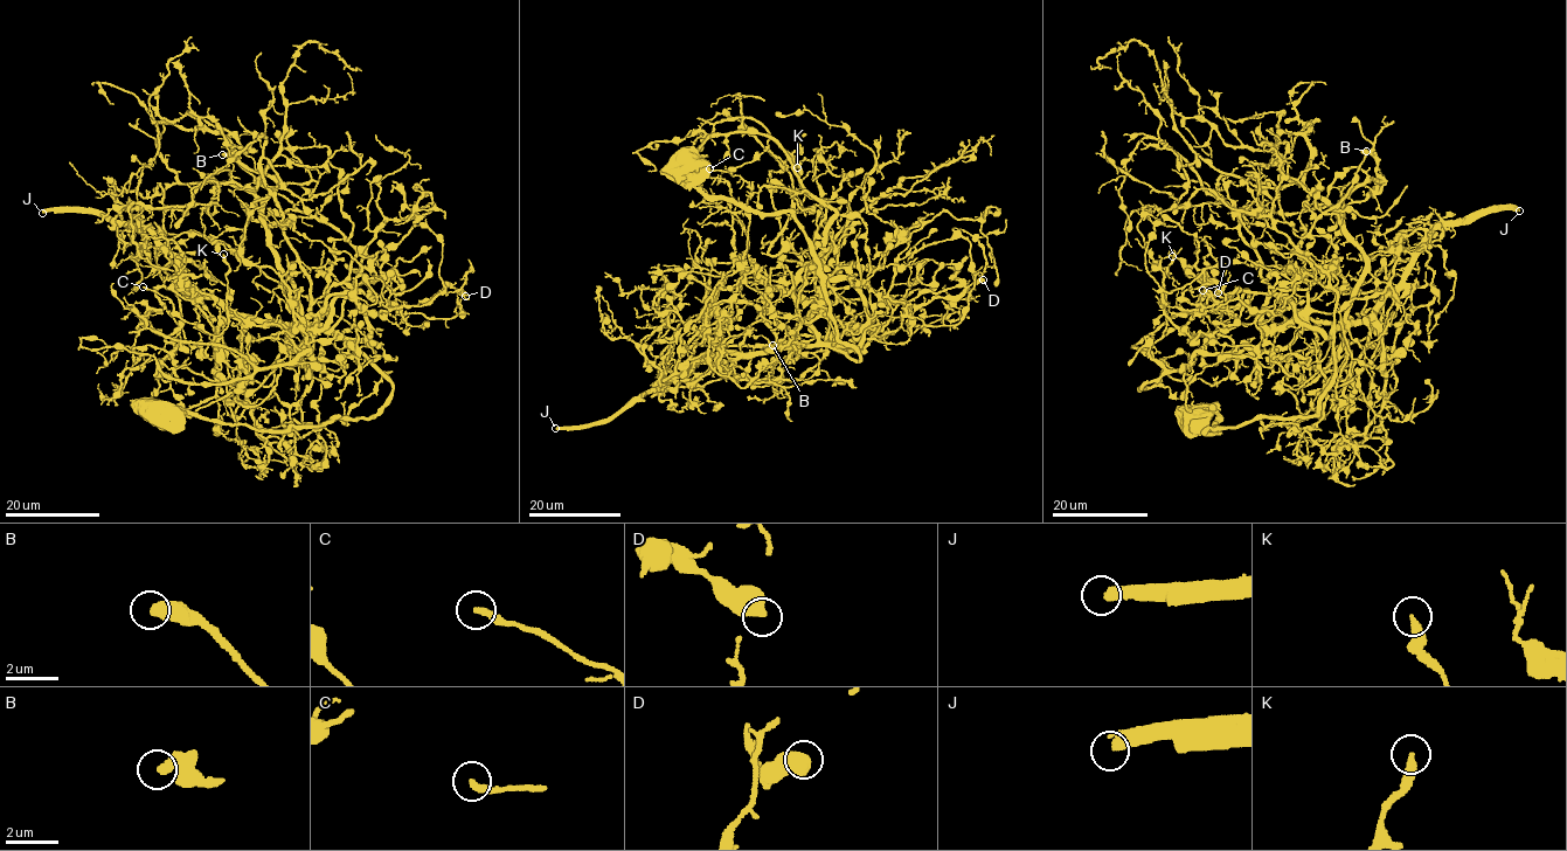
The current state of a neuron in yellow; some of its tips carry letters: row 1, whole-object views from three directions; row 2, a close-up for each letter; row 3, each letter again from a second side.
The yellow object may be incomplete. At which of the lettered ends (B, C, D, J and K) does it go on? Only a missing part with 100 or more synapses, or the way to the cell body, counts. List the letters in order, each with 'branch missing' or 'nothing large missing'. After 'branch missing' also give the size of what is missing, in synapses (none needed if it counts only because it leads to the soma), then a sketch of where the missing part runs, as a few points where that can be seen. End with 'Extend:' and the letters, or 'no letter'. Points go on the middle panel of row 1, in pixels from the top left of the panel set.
B: nothing large missing
C: nothing large missing
D: nothing large missing
J: branch missing; 1500 synapses
K: nothing large missing
Extend: J

